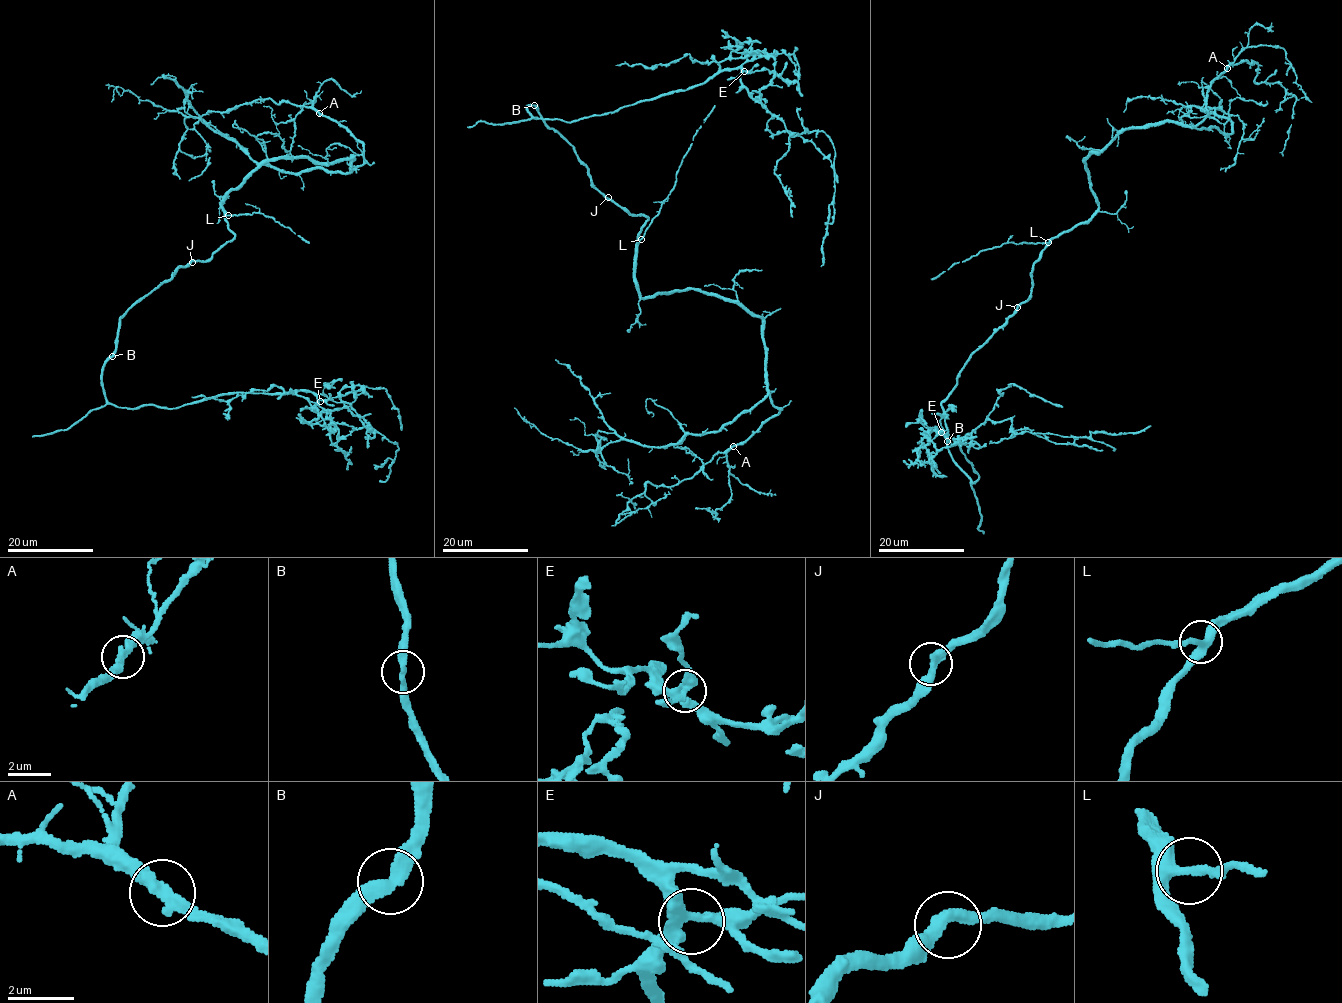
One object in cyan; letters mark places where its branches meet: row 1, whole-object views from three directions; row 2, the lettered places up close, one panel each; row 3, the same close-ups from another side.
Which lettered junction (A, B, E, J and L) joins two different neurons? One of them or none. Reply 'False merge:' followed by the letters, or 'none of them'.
False merge: none of them

